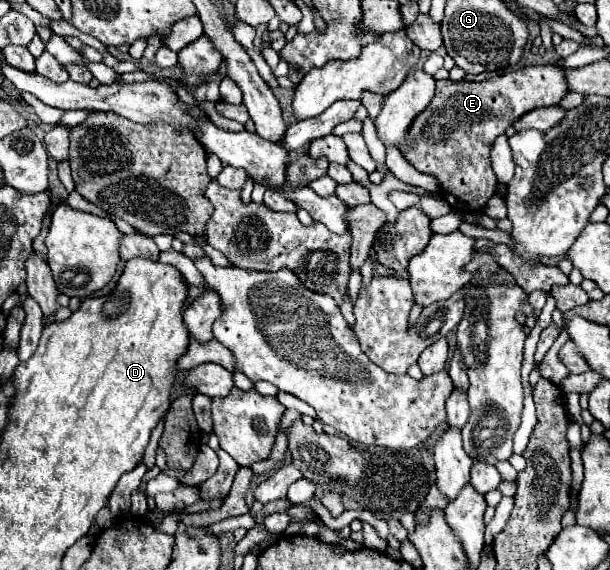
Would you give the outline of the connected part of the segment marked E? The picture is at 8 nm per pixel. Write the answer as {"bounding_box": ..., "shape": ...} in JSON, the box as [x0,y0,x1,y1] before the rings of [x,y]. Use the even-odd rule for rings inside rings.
{"bounding_box":[403,66,569,212],"shape":[[[529,66],[483,82],[437,80],[431,104],[415,118],[415,122],[409,128],[407,144],[403,146],[403,156],[419,172],[431,174],[441,182],[443,198],[455,212],[479,212],[485,208],[487,200],[497,192],[497,178],[489,158],[493,140],[505,134],[505,128],[509,128],[521,114],[541,106],[557,106],[561,98],[567,94],[567,90],[569,88],[565,86],[565,74],[561,74],[561,68],[557,66]]]}

